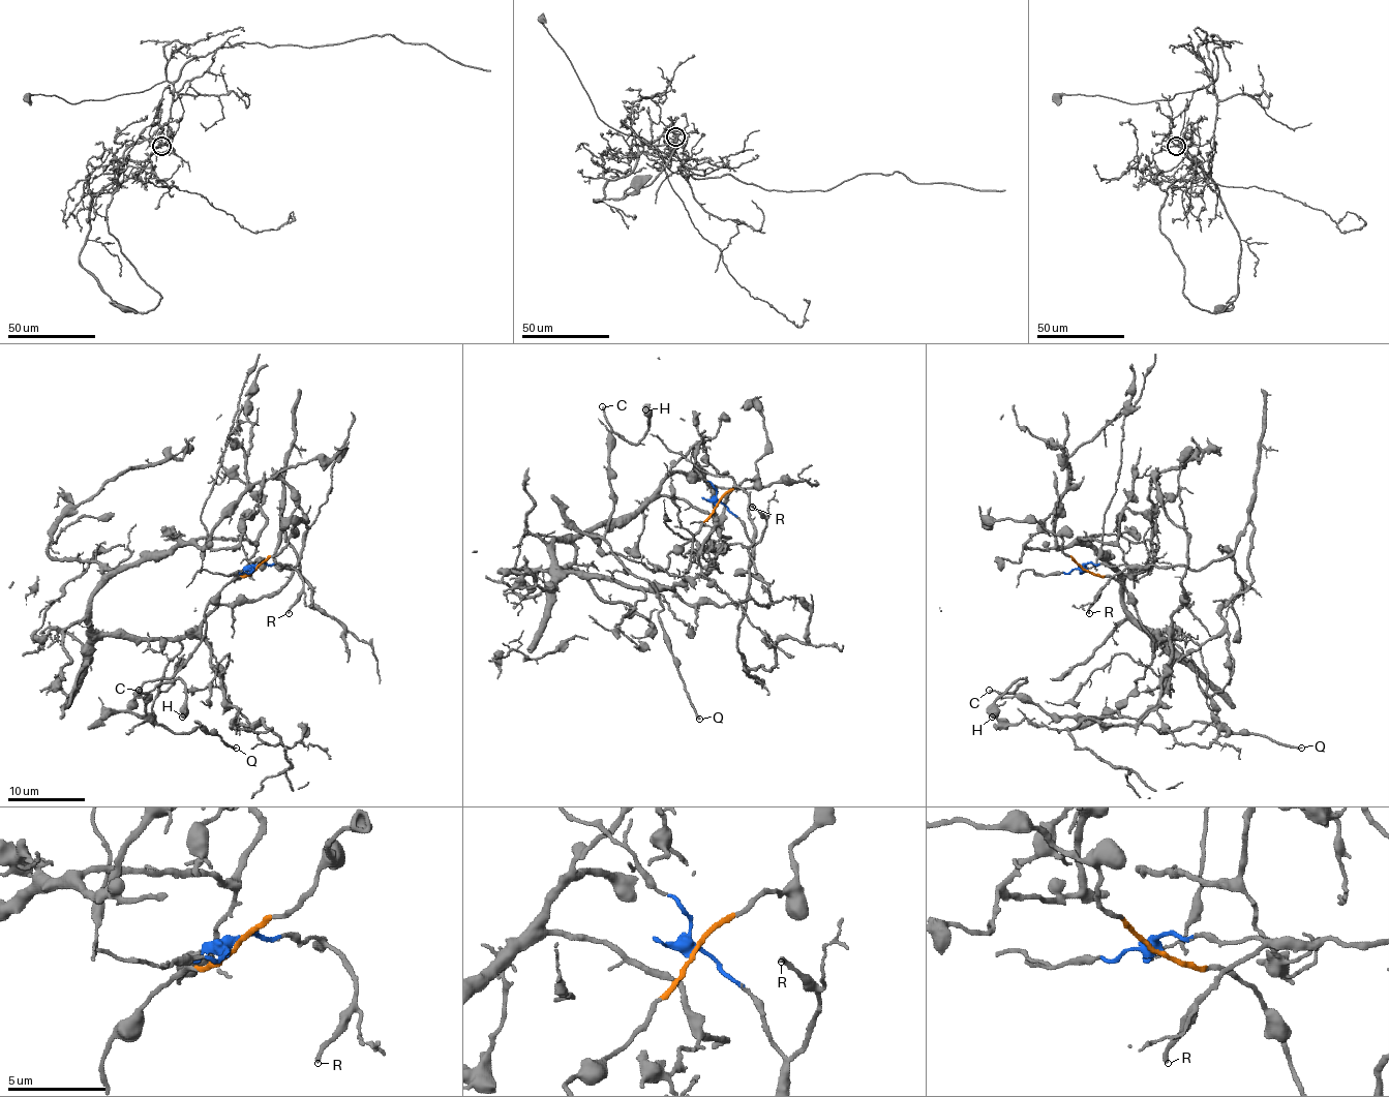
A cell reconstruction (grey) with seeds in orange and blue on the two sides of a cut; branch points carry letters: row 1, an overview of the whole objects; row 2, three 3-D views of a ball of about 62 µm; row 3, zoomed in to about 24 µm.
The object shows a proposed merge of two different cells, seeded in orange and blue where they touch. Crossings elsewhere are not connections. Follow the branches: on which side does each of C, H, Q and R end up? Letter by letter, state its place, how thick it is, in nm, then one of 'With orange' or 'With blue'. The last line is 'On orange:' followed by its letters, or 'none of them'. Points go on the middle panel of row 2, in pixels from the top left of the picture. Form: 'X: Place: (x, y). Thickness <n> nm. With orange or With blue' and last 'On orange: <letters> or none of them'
C: Place: (602, 406). Thickness 180 nm. With orange
H: Place: (645, 409). Thickness 700 nm. With orange
Q: Place: (699, 719). Thickness 200 nm. With orange
R: Place: (752, 507). Thickness 200 nm. With blue
On orange: C, H, Q

